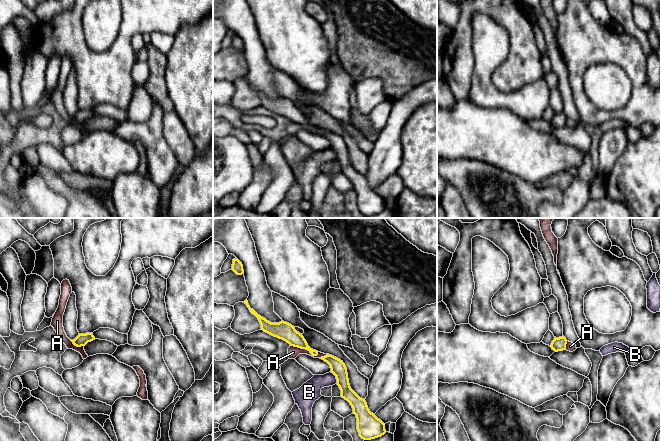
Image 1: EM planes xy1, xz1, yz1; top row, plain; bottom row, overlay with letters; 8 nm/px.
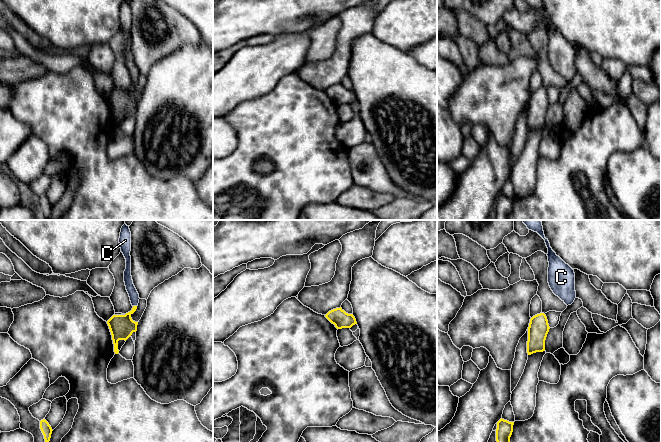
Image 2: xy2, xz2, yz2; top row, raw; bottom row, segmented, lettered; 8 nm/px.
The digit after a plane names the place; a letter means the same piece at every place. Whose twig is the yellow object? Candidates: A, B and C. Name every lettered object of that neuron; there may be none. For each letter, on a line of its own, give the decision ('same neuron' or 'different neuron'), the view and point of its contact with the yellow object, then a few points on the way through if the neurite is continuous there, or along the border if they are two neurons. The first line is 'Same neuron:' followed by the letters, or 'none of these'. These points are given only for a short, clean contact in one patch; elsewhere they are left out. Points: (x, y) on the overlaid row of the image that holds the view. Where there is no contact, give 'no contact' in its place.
Same neuron: C
A: different neuron; contact xz1 (304, 348); border xz1 (290, 344), (305, 348), (313, 355), (318, 354)
B: different neuron; contact xz1 (336, 377); border xz1 (330, 372), (335, 376), (337, 383)
C: same neuron; contact xy2 (135, 306); way xy2 (121, 327), (135, 306), (133, 294)

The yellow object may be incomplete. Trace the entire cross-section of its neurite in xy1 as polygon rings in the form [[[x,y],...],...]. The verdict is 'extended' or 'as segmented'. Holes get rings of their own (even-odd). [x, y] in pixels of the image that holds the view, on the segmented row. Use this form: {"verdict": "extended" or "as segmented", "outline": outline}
{"verdict": "as segmented", "outline": [[[92,333],[79,334],[74,340],[71,340],[77,347],[85,346],[88,342],[95,340]]]}

